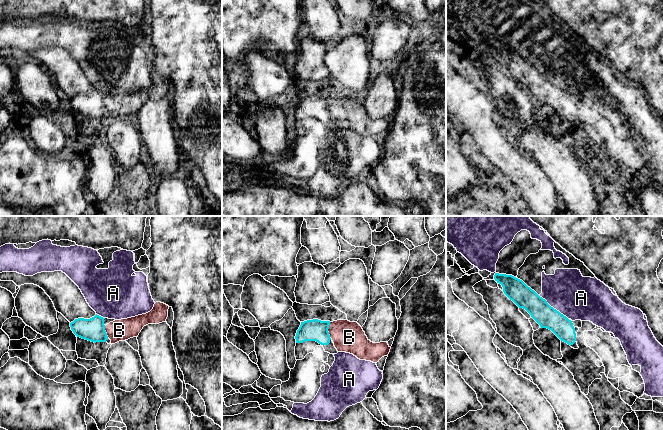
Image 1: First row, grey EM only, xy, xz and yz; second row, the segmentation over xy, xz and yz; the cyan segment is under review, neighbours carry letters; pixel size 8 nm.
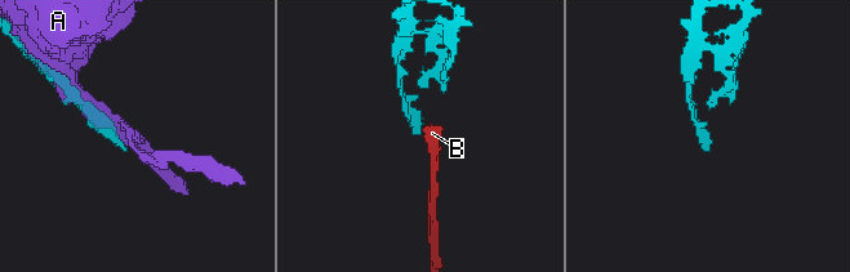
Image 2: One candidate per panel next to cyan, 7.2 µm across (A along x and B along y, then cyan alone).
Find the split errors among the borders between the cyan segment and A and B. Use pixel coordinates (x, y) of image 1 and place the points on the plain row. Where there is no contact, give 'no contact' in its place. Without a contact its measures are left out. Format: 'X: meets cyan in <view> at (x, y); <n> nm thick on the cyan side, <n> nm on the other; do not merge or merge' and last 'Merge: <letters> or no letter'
A: meets cyan in yz at (552, 83); 180 nm thick on the cyan side, 360 nm on the other; do not merge
B: meets cyan in xz at (327, 106); 180 nm thick on the cyan side, 240 nm on the other; merge
Merge: B

